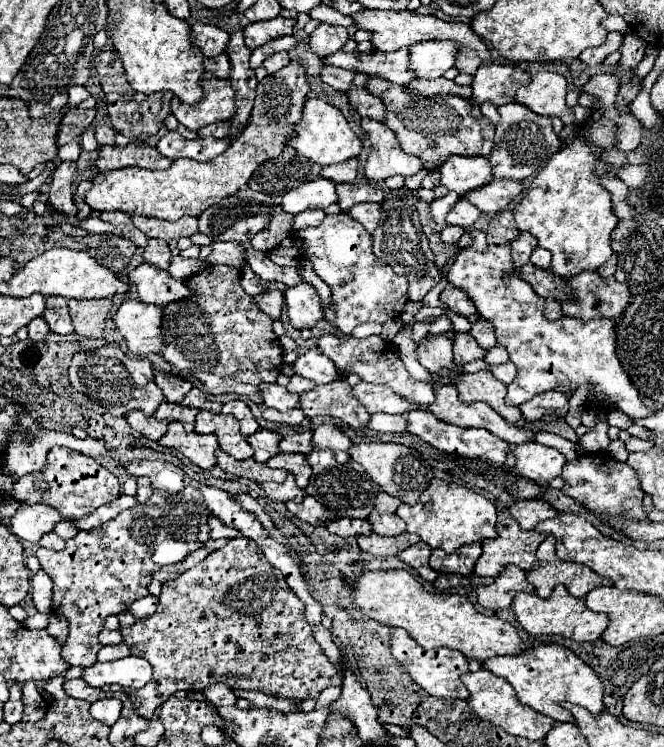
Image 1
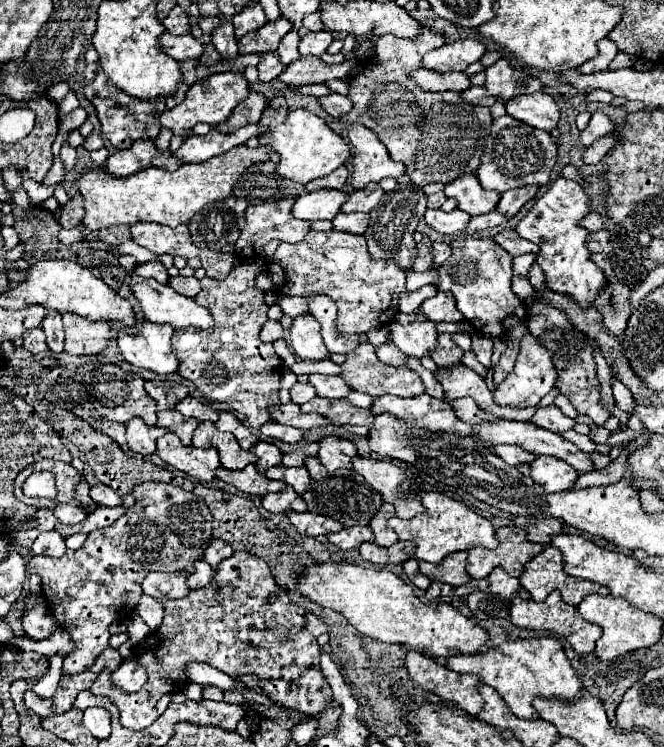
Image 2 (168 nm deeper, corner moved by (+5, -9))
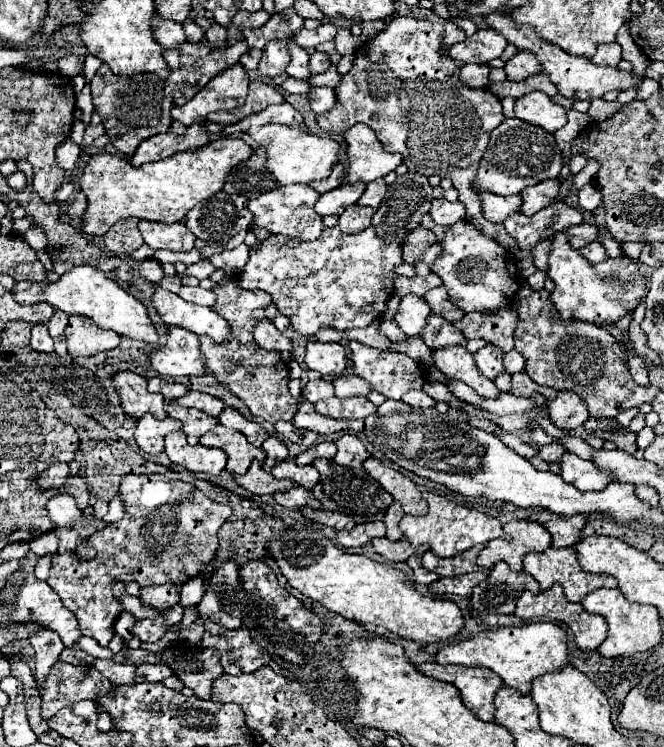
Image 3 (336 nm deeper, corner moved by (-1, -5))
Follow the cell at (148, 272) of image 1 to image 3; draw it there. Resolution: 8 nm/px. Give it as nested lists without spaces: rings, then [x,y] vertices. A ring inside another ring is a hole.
[[[155,287],[151,303],[157,309],[159,317],[163,319],[163,323],[167,325],[179,325],[195,335],[209,335],[219,343],[229,341],[231,329],[227,321],[209,307],[189,303],[161,287]]]

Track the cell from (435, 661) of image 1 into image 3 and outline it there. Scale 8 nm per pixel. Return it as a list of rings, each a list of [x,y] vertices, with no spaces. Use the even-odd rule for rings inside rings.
[[[421,663],[419,671],[433,679],[455,685],[465,701],[465,707],[483,721],[493,721],[493,697],[503,685],[497,673],[485,667],[463,667],[463,665],[439,665]]]

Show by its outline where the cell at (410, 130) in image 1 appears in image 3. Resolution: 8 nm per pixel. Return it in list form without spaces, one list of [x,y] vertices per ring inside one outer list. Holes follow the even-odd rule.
[[[397,15],[375,39],[363,43],[357,49],[351,71],[343,75],[341,85],[335,89],[337,105],[327,113],[317,115],[317,123],[321,129],[329,133],[343,133],[355,123],[369,125],[389,153],[403,155],[403,163],[407,165],[411,173],[421,173],[425,177],[439,175],[439,177],[451,179],[453,187],[459,191],[459,201],[467,207],[467,221],[473,223],[485,237],[497,241],[501,247],[509,251],[515,249],[515,253],[519,253],[517,241],[505,231],[503,223],[493,223],[483,217],[479,195],[473,189],[479,161],[483,157],[483,151],[489,145],[489,135],[505,119],[501,113],[501,101],[487,89],[465,87],[457,77],[459,65],[463,63],[447,61],[447,57],[439,55],[441,49],[451,47],[453,43],[459,43],[465,39],[467,39],[465,31],[461,31],[453,21],[431,23],[431,21],[423,21],[415,17]]]

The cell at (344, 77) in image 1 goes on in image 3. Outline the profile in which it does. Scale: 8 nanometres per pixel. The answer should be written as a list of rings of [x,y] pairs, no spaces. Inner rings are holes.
[[[289,77],[287,81],[283,81],[281,87],[287,93],[293,93],[293,95],[307,95],[313,89],[313,85],[309,81],[301,81],[301,79],[295,79],[295,77]]]

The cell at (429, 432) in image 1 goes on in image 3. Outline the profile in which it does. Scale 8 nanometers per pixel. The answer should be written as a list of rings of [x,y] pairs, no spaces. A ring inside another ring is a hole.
[[[551,443],[551,445],[543,445],[543,447],[537,449],[537,455],[539,455],[543,461],[549,461],[549,463],[557,461],[563,453],[565,453],[565,449],[563,449],[561,443]]]

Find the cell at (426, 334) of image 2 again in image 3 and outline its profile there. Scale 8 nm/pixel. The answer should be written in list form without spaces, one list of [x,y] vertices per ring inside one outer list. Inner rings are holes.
[[[403,297],[395,315],[397,325],[409,337],[419,337],[427,325],[427,317],[431,315],[431,307],[421,297]]]

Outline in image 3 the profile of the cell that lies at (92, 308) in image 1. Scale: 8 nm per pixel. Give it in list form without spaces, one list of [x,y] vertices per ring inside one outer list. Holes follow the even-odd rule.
[[[71,315],[69,325],[65,329],[67,349],[75,357],[89,357],[99,351],[115,349],[121,341],[121,335],[115,331],[105,331],[97,327],[91,319],[83,315]]]

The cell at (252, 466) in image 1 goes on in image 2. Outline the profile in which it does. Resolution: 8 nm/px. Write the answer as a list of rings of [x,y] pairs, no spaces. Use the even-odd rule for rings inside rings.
[[[247,465],[241,471],[229,471],[229,469],[219,467],[217,473],[215,473],[215,477],[221,479],[221,481],[225,481],[225,483],[231,483],[233,487],[237,487],[239,491],[243,491],[247,495],[259,495],[259,497],[263,497],[263,495],[267,495],[271,491],[285,489],[285,483],[271,481],[265,475],[257,473],[255,465]]]

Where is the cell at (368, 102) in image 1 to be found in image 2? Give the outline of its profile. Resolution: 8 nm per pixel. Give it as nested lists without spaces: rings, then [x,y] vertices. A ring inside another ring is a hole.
[[[329,93],[329,95],[325,95],[325,97],[319,97],[319,105],[321,105],[331,117],[335,117],[335,119],[351,111],[351,101],[349,101],[349,97],[339,95],[339,93]]]

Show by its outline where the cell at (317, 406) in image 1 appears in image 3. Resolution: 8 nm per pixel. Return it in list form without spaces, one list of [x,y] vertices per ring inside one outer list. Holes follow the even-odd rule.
[[[329,397],[315,403],[315,411],[335,419],[367,419],[369,415],[377,413],[377,407],[367,397]]]

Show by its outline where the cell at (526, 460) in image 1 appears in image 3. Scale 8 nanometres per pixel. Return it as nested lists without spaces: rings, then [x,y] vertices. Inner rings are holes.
[[[565,453],[559,461],[561,467],[561,479],[573,487],[577,487],[579,491],[597,491],[597,489],[605,489],[607,483],[613,481],[611,475],[607,473],[599,473],[595,469],[595,465],[591,465],[585,459],[579,459],[573,453]]]

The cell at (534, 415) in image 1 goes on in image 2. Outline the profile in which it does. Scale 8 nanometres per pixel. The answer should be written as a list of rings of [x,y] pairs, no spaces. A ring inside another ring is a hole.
[[[555,405],[539,407],[531,421],[533,421],[535,425],[551,431],[551,433],[565,433],[565,431],[569,431],[569,429],[575,425],[575,421],[569,419],[567,415],[563,415],[561,409],[555,407]]]

